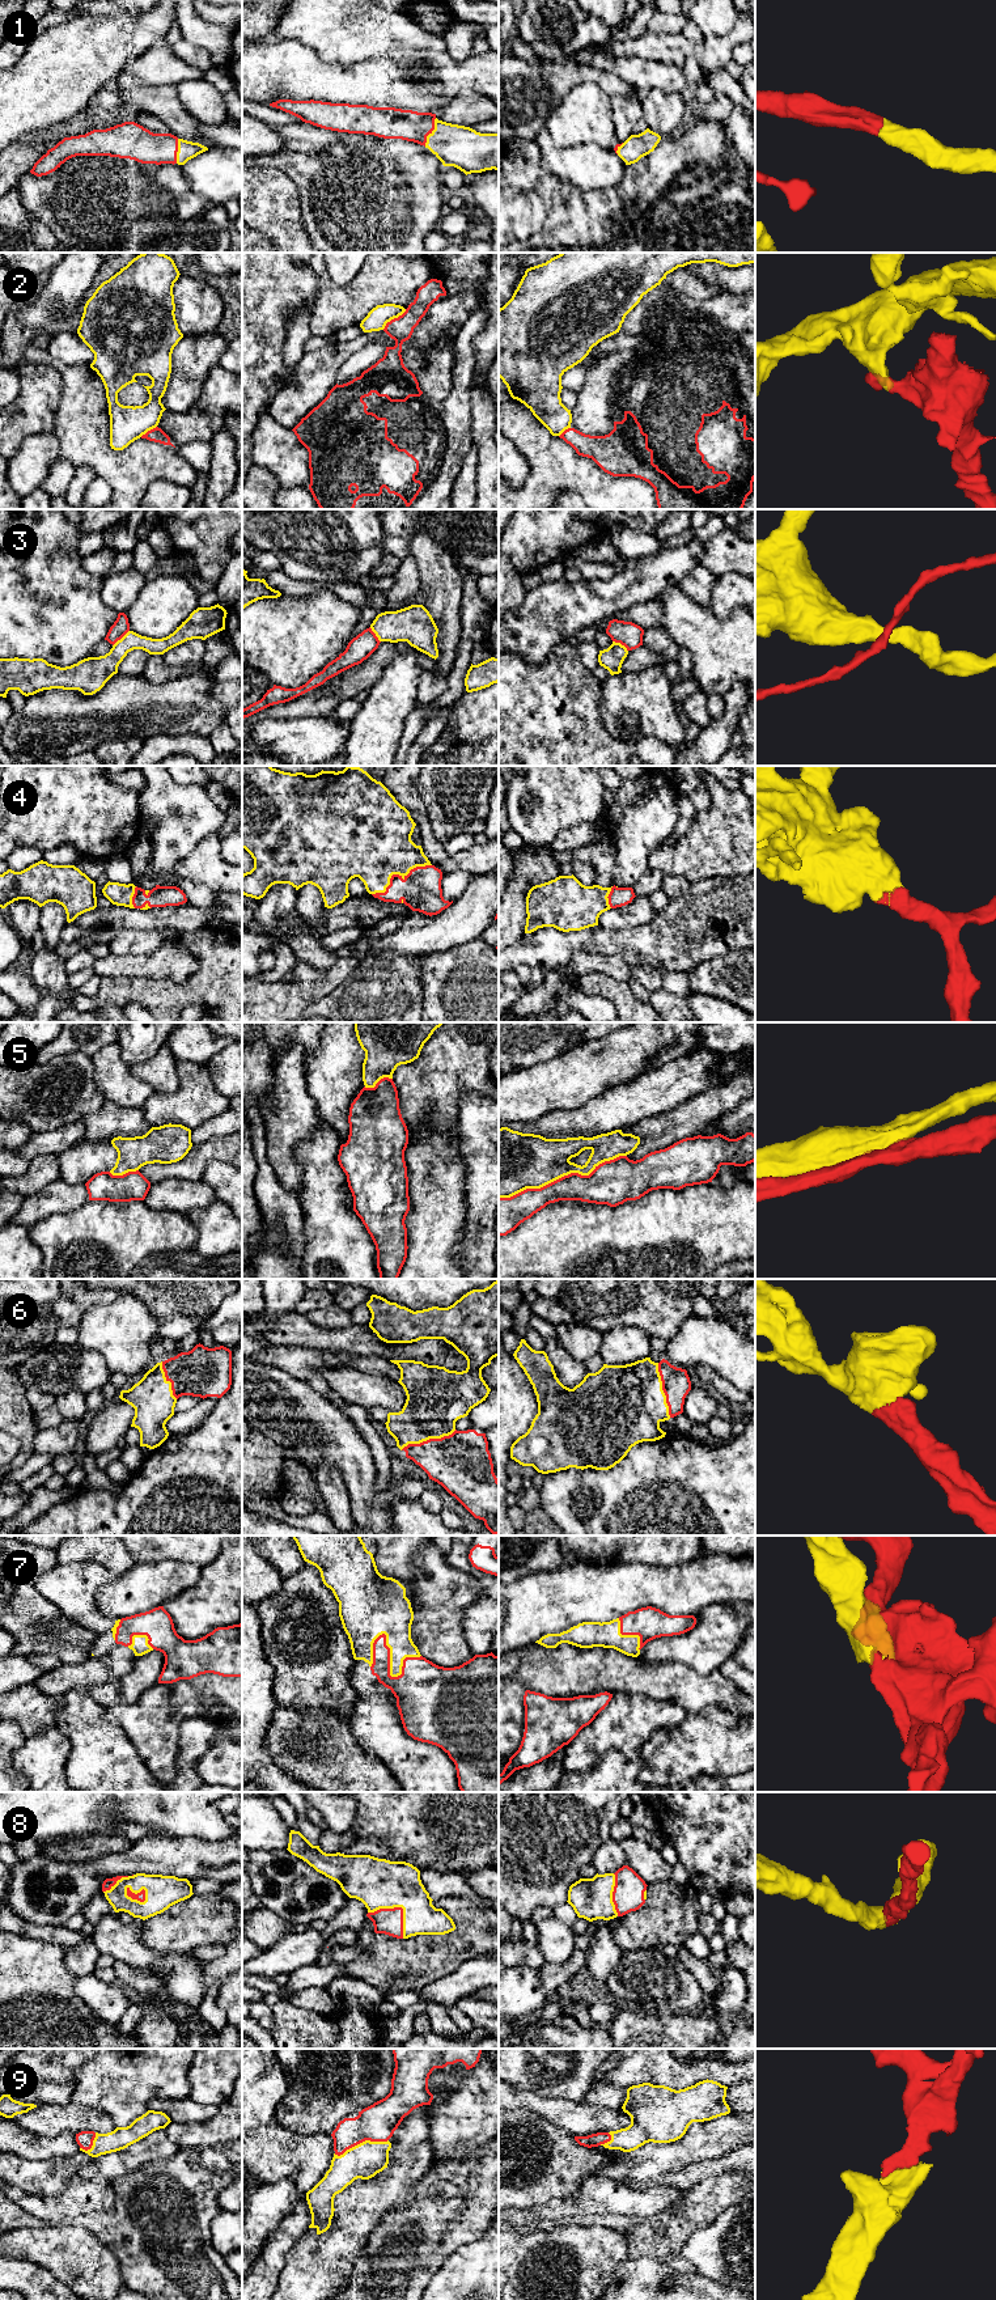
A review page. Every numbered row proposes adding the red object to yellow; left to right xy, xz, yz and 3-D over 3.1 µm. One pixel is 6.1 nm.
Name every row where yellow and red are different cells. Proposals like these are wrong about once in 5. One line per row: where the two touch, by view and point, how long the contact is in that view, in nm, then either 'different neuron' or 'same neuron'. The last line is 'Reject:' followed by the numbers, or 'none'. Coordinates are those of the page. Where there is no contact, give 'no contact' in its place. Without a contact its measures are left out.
1: meets yellow in xz at (432, 132); contact 190 nm long; same neuron
2: meets yellow in xz at (393, 318); contact 200 nm long; different neuron
3: meets yellow in xy at (122, 638); contact 140 nm long; different neuron
4: meets yellow in xz at (397, 873); contact 420 nm long; same neuron
5: meets yellow in yz at (562, 1176); contact 850 nm long; different neuron
6: meets yellow in xz at (428, 1439); contact 360 nm long; same neuron
7: meets yellow in xz at (390, 1656); contact 320 nm long; same neuron
8: meets yellow in xz at (399, 1906); contact 280 nm long; same neuron
9: meets yellow in xz at (360, 2143); contact 340 nm long; same neuron
Reject: 2, 3, 5

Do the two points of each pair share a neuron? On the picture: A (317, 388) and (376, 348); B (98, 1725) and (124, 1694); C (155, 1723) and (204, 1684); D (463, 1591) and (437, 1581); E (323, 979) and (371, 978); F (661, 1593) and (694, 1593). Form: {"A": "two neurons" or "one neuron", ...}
{"A": "two neurons", "B": "two neurons", "C": "one neuron", "D": "one neuron", "E": "two neurons", "F": "one neuron"}

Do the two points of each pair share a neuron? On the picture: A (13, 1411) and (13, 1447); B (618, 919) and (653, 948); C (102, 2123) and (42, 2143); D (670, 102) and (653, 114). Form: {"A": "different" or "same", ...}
{"A": "different", "B": "different", "C": "different", "D": "same"}

